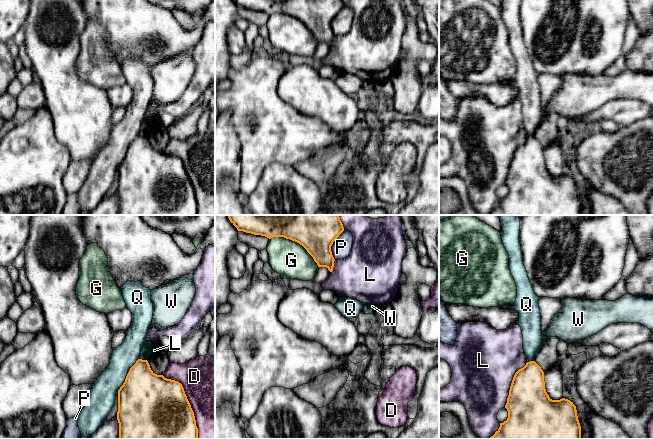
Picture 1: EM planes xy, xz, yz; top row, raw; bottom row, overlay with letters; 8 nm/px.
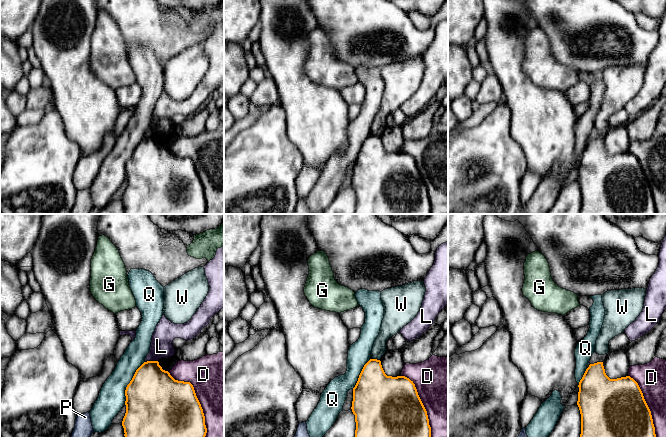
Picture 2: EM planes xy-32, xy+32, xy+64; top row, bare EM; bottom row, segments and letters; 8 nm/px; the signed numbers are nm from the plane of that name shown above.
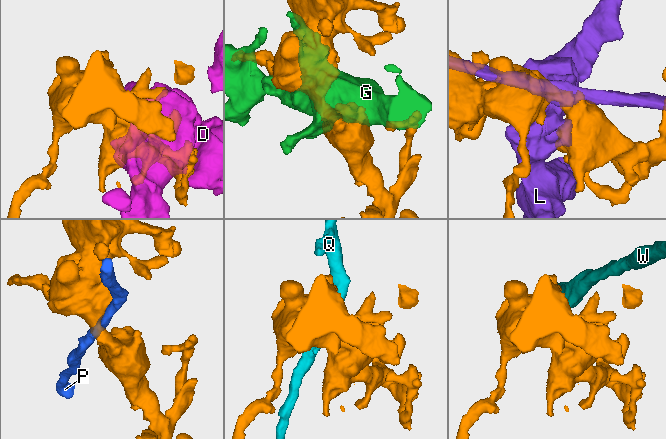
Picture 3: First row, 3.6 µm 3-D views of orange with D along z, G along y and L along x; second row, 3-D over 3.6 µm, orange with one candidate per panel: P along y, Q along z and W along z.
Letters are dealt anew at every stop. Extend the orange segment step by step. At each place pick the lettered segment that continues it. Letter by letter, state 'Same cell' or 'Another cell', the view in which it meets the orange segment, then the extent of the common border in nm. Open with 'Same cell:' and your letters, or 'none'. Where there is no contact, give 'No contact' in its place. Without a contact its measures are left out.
Same cell: none
D: Another cell. Touches orange in xy. Shared border 600 nm
G: Another cell. Touches orange in xz. Shared border 460 nm
L: Another cell. Touches orange in yz. Shared border 420 nm
P: Another cell. Touches orange in xz. Shared border 260 nm
Q: Another cell. Touches orange in xy. Shared border 340 nm
W: Another cell. Touches orange in xy. Shared border 60 nm

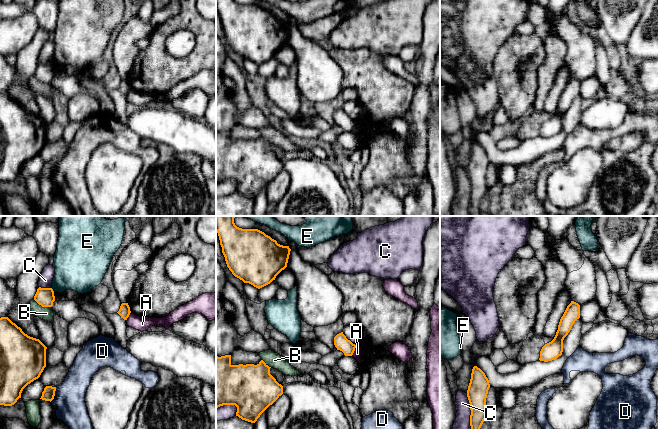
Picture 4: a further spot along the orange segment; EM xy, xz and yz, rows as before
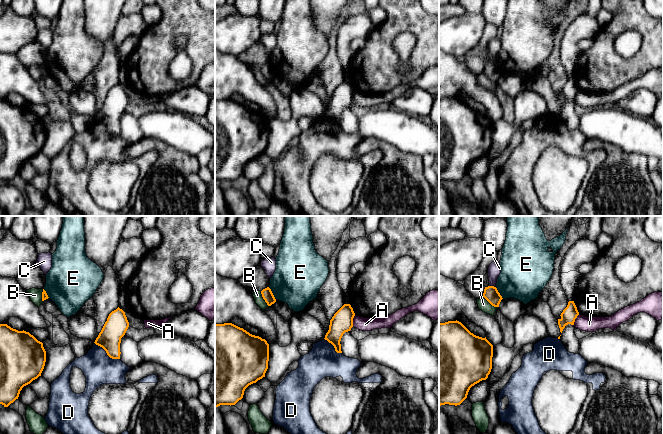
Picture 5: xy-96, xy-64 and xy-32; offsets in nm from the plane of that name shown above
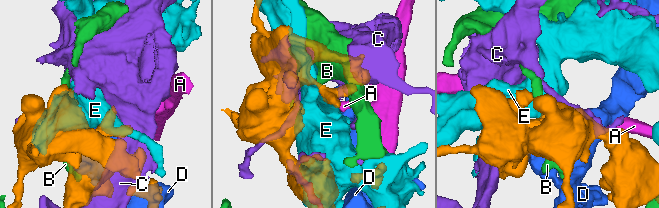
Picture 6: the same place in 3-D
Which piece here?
Same cell: none
A: Another cell. Touches orange in xz. Shared border 100 nm
B: Another cell. Touches orange in xy. Shared border 170 nm
C: Another cell. Touches orange in yz. Shared border 340 nm
D: Another cell. Touches orange in xy. Shared border 70 nm
E: Another cell. Touches orange in xy. Shared border 40 nm

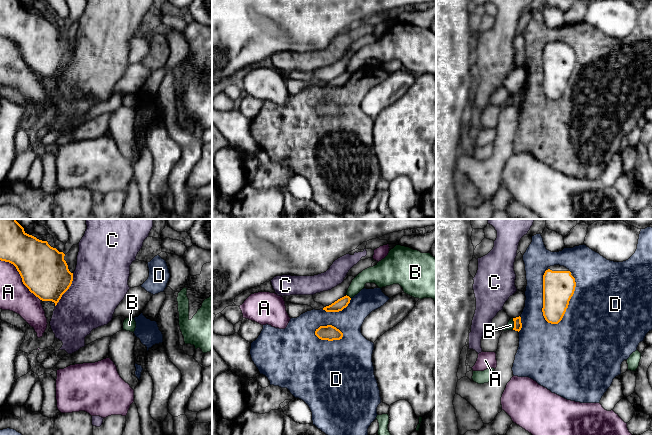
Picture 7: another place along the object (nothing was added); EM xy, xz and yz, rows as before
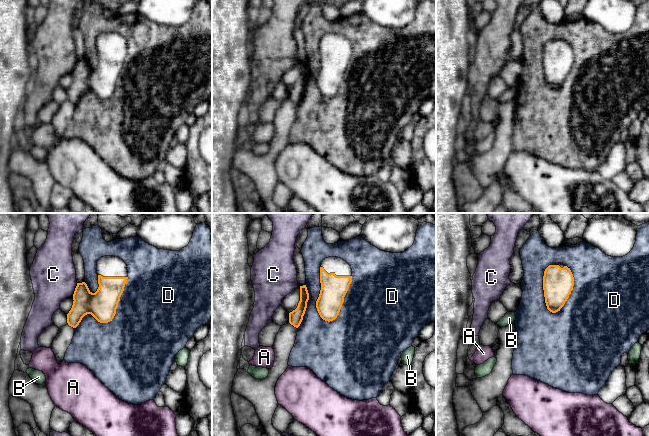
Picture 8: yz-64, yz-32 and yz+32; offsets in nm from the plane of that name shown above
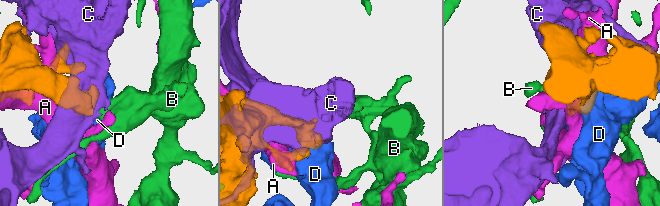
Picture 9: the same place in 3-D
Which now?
Same cell: B
A: Another cell. Touches orange in xy. Shared border 460 nm
B: Same cell. Touches orange in yz. Shared border 100 nm
C: Another cell. Touches orange in xy. Shared border 300 nm
D: Another cell. Touches orange in yz. Shared border 460 nm

